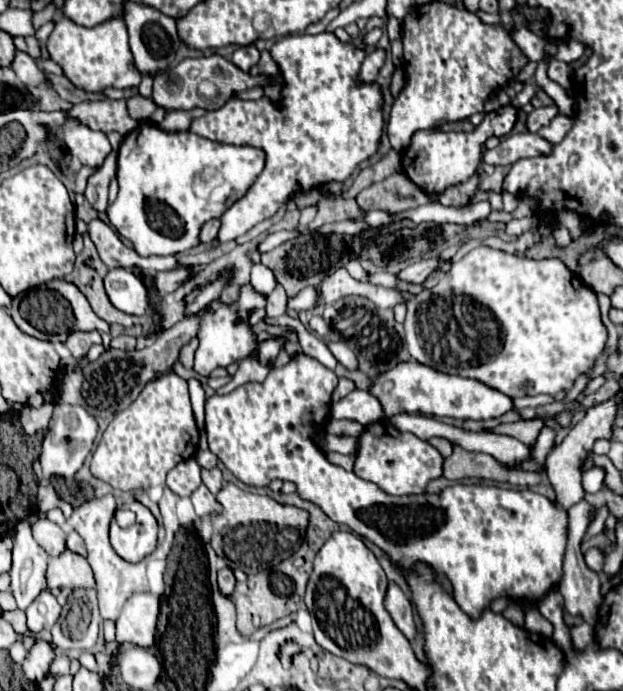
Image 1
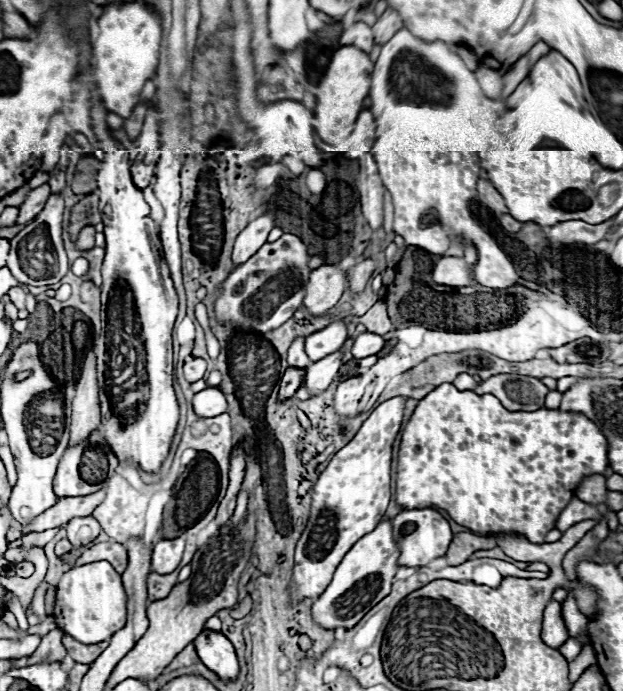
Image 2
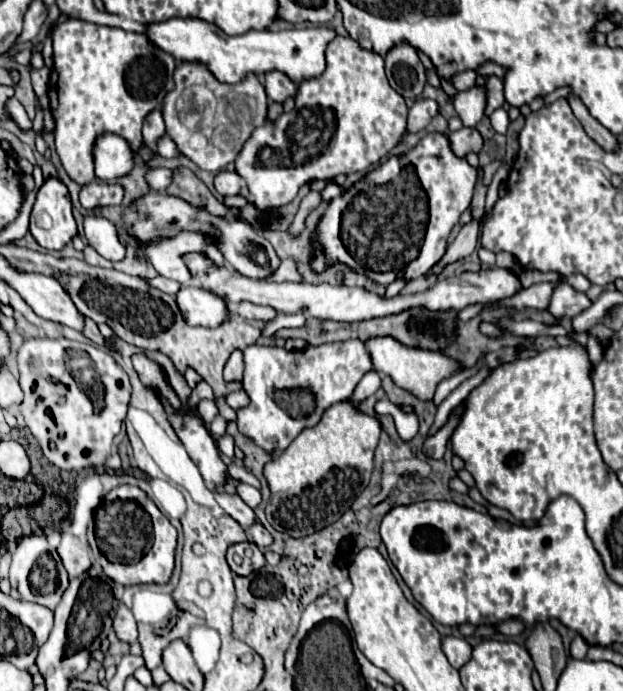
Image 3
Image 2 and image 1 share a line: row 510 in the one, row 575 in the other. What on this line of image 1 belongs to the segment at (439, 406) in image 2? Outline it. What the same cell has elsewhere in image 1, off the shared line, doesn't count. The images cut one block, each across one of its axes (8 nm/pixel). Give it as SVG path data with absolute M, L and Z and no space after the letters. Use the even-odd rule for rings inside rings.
M296 354L286 366L272 368L264 382L248 382L226 396L210 396L206 400L206 434L208 448L224 466L248 486L268 486L272 480L294 482L302 500L316 504L330 520L346 524L352 532L368 538L382 548L394 566L408 568L414 560L428 562L438 574L446 574L454 586L458 606L470 616L478 618L494 598L508 596L516 602L540 602L544 594L558 586L562 576L562 558L566 548L568 516L548 498L532 490L504 490L498 486L464 486L454 484L440 494L418 496L390 496L368 480L346 472L328 462L316 438L326 430L330 420L332 390L338 376L322 366L318 360Z

